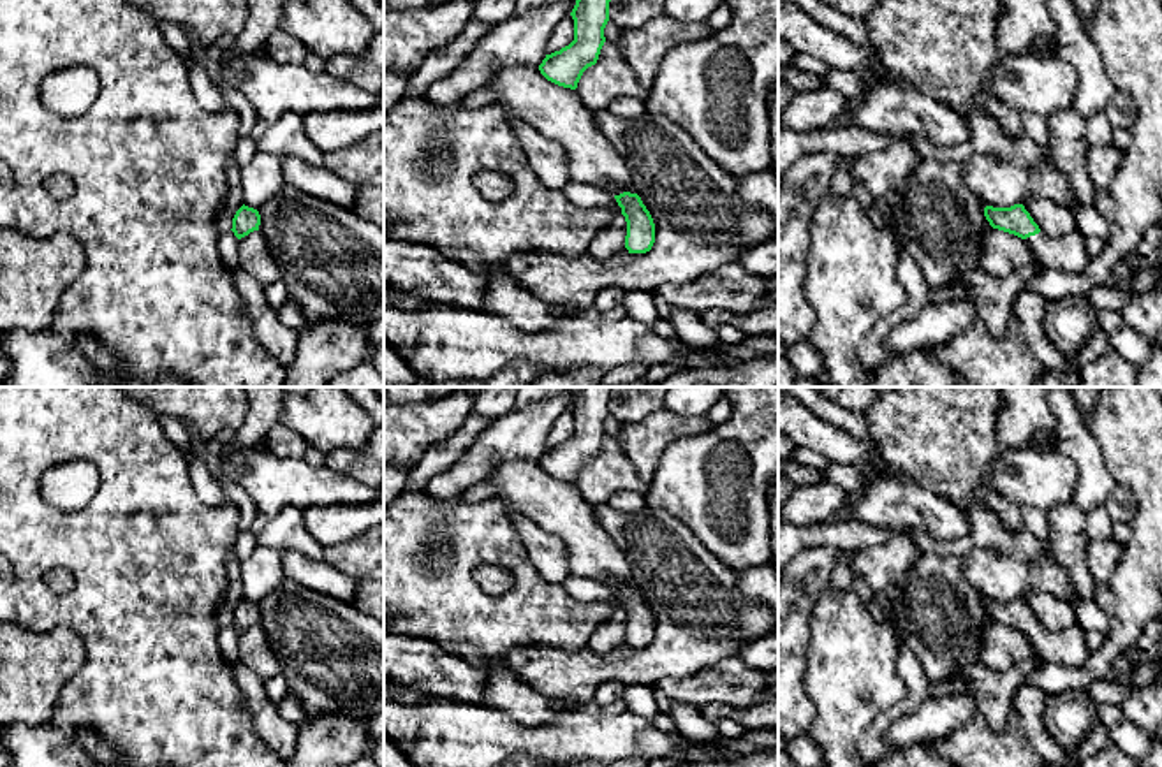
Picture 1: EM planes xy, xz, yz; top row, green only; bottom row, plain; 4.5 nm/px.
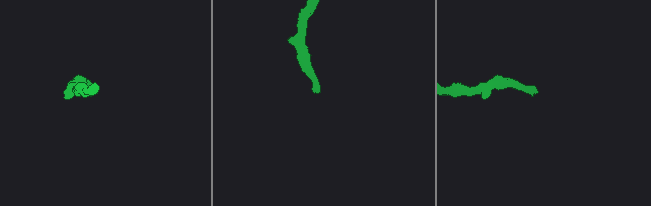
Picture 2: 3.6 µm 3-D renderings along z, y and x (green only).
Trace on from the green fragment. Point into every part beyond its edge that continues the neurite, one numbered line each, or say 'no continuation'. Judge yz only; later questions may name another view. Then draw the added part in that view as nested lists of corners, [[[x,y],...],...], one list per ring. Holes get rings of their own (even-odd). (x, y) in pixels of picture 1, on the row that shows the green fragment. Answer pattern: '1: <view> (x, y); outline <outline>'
1: yz (1069, 252); outline [[[1076,229],[1065,236],[1039,232],[1026,237],[1044,269],[1083,271],[1093,260],[1086,250],[1086,236]]]

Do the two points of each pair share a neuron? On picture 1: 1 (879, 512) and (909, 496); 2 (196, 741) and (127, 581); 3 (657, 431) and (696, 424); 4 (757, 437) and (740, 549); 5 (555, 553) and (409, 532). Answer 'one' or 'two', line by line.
1: one
2: one
3: one
4: one
5: two

